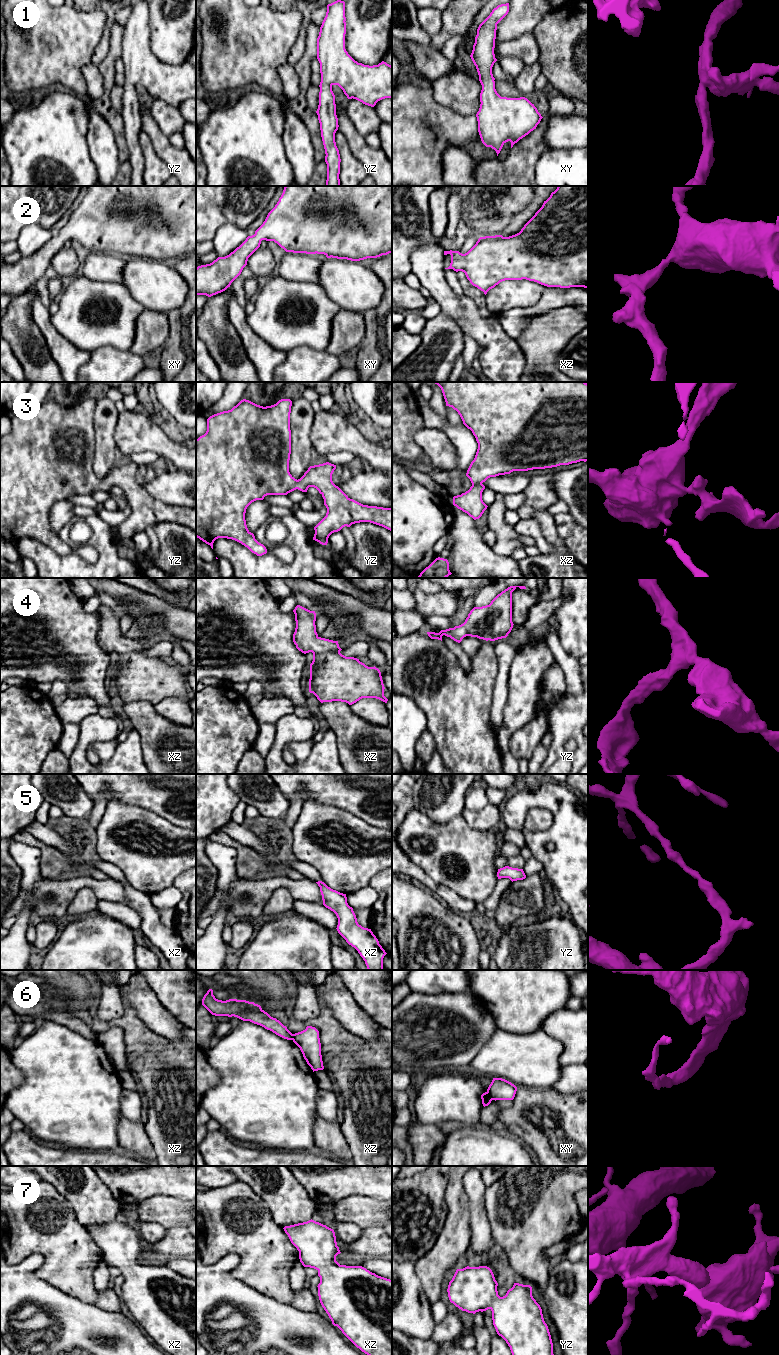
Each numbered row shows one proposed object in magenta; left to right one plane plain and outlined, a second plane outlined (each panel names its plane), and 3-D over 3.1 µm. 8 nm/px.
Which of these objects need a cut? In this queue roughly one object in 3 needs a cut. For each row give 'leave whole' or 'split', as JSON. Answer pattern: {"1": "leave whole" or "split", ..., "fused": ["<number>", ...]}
{"1": "leave whole", "2": "leave whole", "3": "leave whole", "4": "leave whole", "5": "leave whole", "6": "split", "7": "leave whole", "fused": ["6"]}

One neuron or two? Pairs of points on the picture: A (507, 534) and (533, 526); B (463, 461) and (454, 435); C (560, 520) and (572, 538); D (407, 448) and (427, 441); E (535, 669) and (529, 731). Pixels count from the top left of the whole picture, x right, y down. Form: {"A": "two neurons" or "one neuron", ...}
{"A": "two neurons", "B": "one neuron", "C": "one neuron", "D": "two neurons", "E": "two neurons"}

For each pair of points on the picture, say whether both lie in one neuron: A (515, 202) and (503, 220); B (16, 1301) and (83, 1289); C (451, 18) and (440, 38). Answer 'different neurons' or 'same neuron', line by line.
A: different neurons
B: different neurons
C: same neuron

